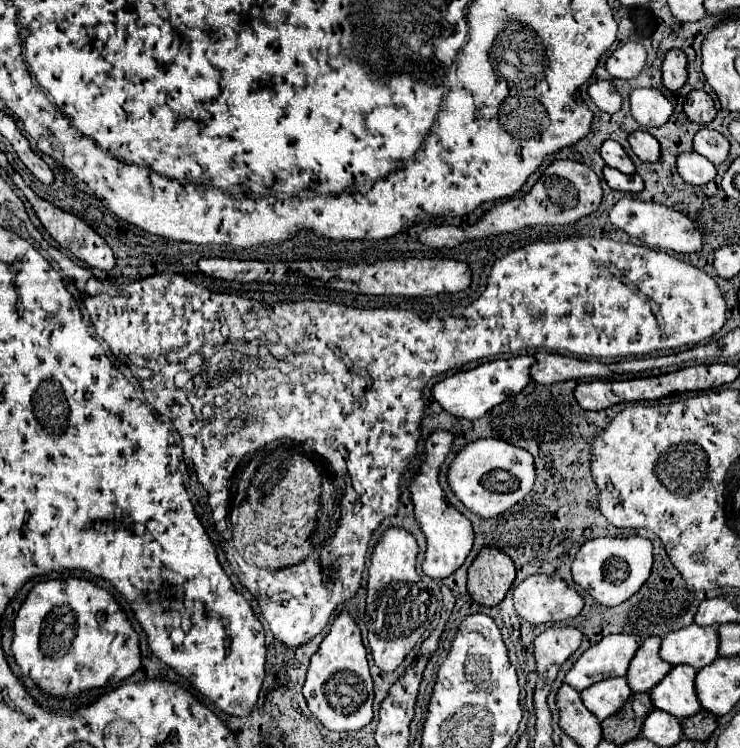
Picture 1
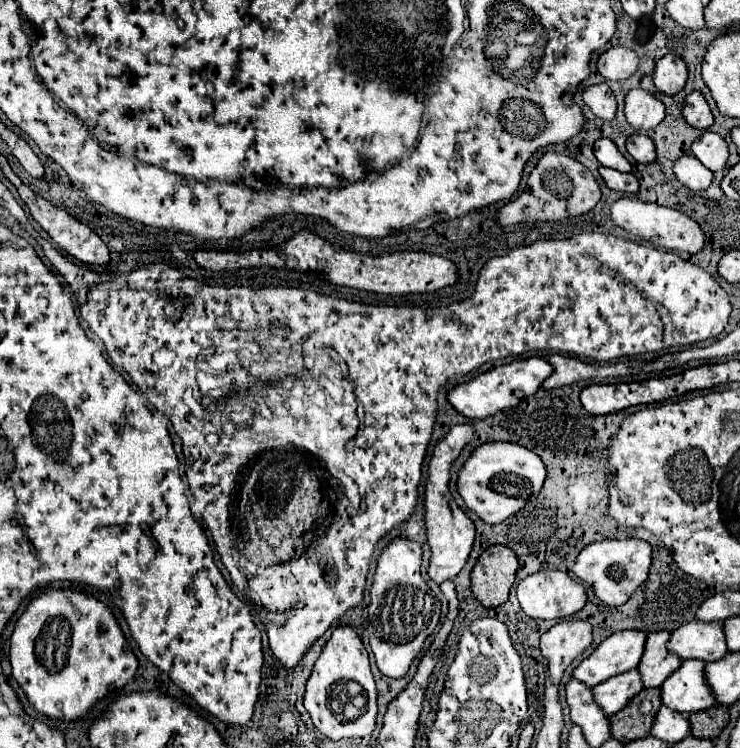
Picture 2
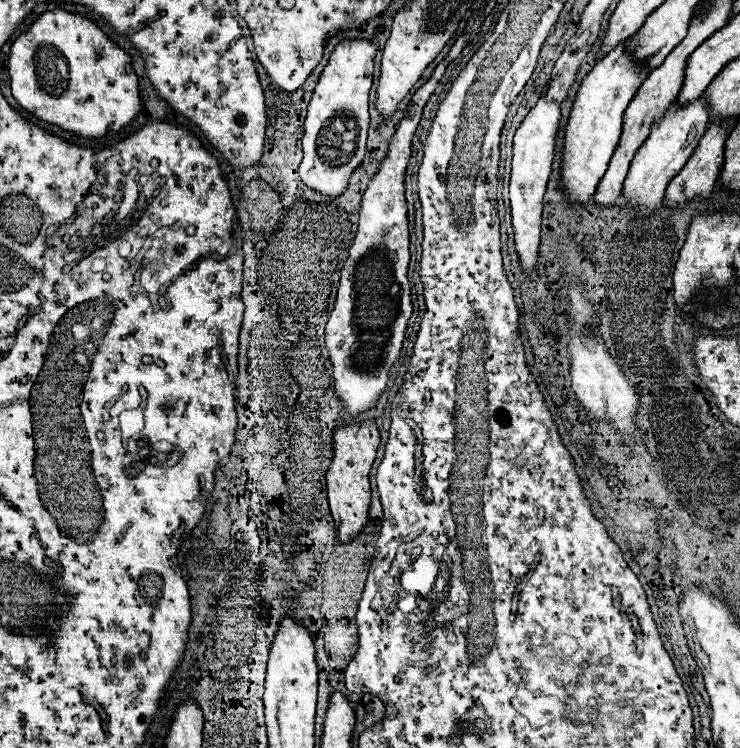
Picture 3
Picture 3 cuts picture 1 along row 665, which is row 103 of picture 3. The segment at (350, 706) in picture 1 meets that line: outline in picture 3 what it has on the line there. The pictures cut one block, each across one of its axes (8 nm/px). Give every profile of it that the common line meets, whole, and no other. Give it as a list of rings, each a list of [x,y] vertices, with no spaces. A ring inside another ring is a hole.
[[[342,40],[324,68],[314,96],[308,104],[308,116],[304,122],[304,158],[298,166],[298,174],[304,186],[310,190],[338,198],[348,188],[352,172],[358,168],[366,154],[368,132],[368,92],[374,74],[374,56],[378,46],[368,40]],[[354,120],[354,130],[334,130],[334,122]]]

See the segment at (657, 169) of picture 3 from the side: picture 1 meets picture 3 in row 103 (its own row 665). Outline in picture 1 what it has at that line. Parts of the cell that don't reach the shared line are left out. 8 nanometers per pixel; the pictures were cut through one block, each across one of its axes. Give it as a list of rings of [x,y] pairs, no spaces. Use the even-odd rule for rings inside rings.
[[[698,624],[670,632],[662,640],[660,658],[672,666],[690,664],[700,670],[718,658],[718,632],[710,626],[704,628]]]

